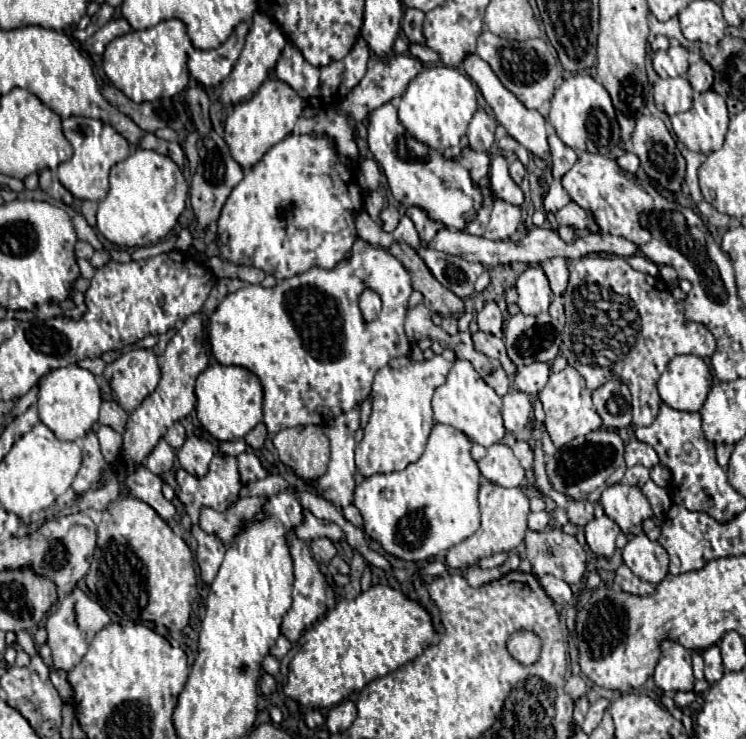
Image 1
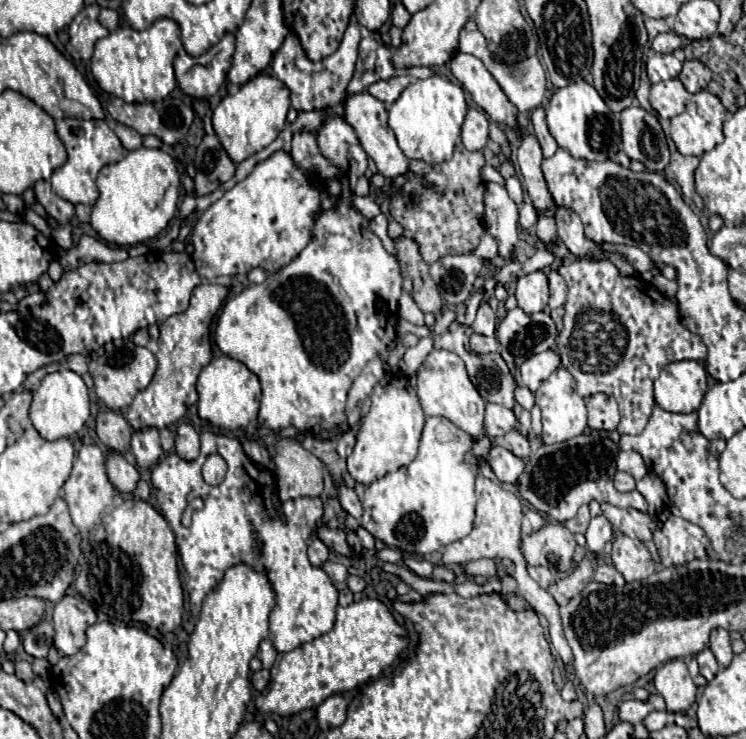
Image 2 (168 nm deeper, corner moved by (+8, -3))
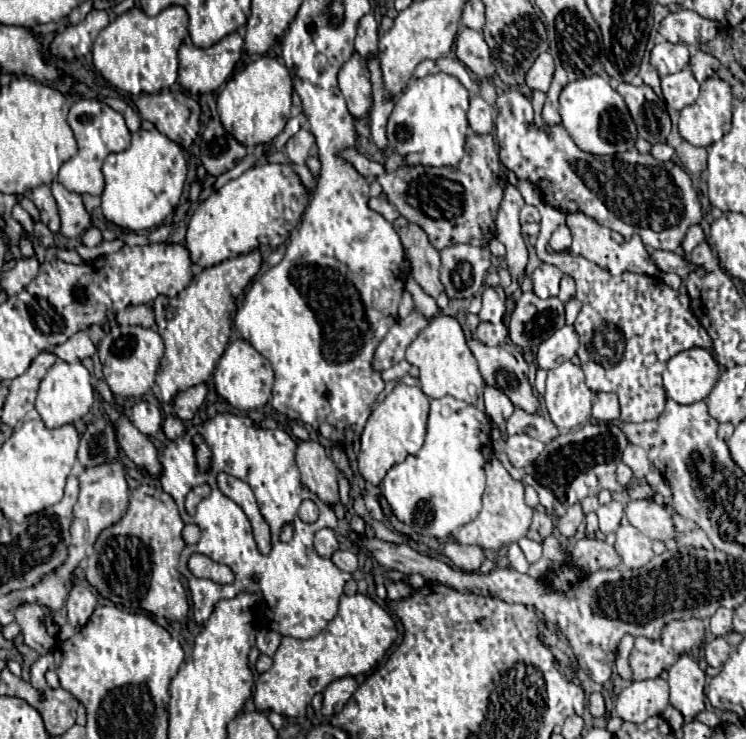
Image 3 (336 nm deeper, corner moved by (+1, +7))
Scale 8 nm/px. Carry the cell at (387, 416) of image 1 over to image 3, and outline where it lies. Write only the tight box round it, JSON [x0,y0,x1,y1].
[358,384,430,486]

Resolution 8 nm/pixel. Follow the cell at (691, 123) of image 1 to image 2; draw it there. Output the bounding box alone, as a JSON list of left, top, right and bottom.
[671,90,727,156]

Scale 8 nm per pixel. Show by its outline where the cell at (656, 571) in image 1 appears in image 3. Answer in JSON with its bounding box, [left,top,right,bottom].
[614,522,654,568]

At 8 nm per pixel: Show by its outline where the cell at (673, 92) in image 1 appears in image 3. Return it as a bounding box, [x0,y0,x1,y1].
[662,68,700,110]

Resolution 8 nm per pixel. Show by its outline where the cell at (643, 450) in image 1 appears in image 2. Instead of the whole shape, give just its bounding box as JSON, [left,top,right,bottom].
[617,450,647,480]

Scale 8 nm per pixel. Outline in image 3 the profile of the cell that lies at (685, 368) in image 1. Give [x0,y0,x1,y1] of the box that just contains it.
[662,348,720,404]

